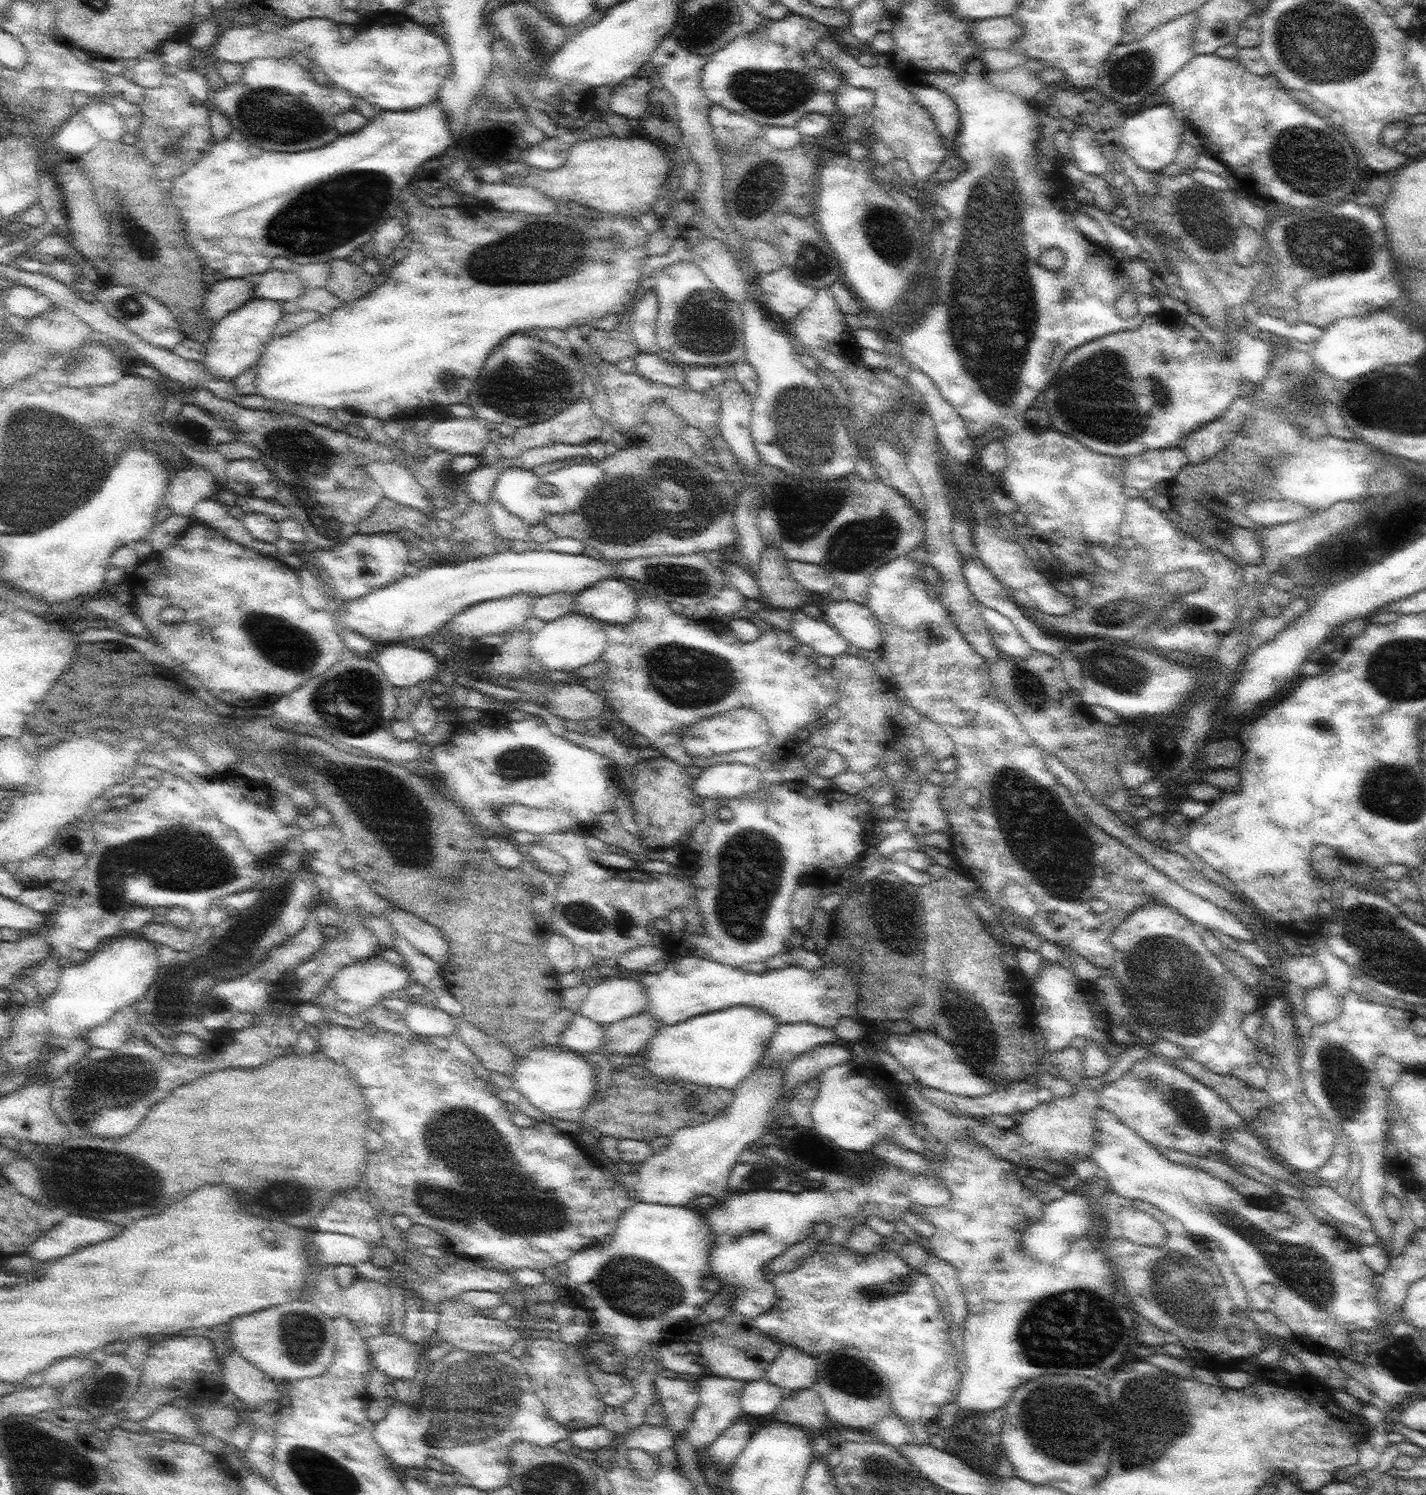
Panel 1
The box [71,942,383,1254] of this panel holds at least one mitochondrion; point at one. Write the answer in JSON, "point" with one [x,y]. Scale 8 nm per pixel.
{"point":[137,1080]}

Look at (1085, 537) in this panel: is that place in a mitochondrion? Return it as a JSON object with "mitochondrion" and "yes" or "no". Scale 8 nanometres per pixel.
{"mitochondrion":"no"}

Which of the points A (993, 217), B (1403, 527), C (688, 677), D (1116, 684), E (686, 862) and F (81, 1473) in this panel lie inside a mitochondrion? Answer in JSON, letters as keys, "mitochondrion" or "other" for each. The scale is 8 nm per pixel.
{"A":"mitochondrion","B":"other","C":"mitochondrion","D":"mitochondrion","E":"other","F":"mitochondrion"}

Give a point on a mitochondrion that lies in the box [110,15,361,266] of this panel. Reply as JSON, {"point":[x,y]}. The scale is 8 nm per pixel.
{"point":[308,118]}

